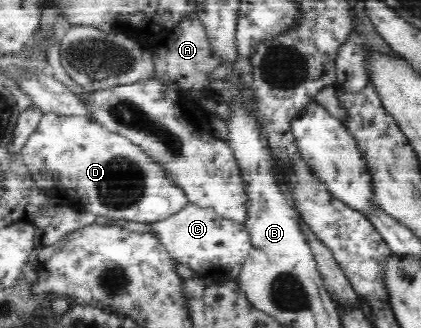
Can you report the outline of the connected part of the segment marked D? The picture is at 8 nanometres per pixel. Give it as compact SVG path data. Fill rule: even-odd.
M42 114L37 129L27 140L21 156L41 189L51 191L58 199L70 195L73 201L78 201L79 206L94 215L149 223L179 213L190 202L185 190L168 175L163 164L149 155L139 144L109 131L101 122L83 117Z

